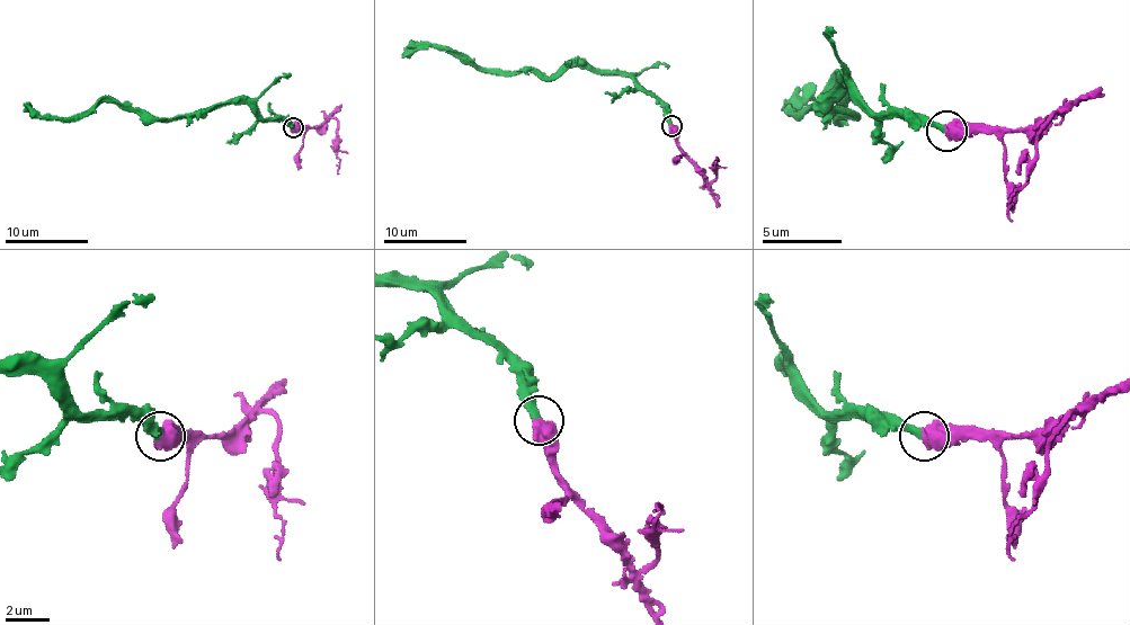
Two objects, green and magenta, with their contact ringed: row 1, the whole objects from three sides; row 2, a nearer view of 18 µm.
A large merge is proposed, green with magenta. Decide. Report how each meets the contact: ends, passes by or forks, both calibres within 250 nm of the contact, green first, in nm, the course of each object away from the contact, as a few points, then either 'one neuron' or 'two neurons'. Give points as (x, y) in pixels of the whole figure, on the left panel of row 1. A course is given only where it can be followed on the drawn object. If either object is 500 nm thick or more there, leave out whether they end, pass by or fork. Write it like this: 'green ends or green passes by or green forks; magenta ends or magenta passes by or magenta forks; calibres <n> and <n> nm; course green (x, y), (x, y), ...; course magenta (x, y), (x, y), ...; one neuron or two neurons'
calibres 400 and 700 nm; course green (293, 127), (264, 119), (246, 103), (221, 103), (171, 119), (98, 100), (69, 117), (36, 115), (24, 103); course magenta (293, 127), (320, 127), (332, 117), (339, 173); one neuron

